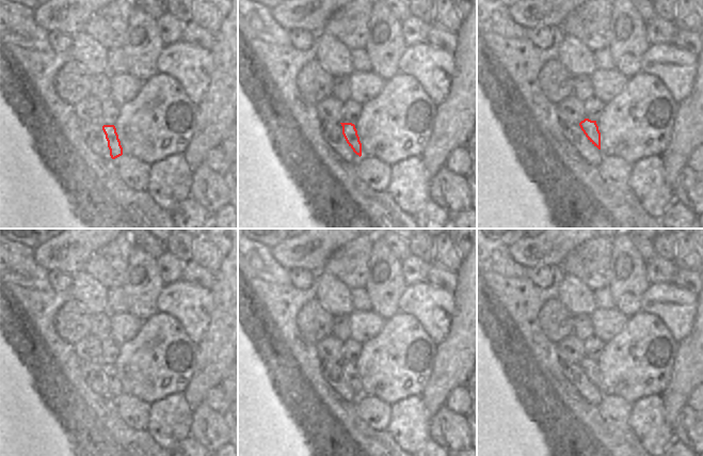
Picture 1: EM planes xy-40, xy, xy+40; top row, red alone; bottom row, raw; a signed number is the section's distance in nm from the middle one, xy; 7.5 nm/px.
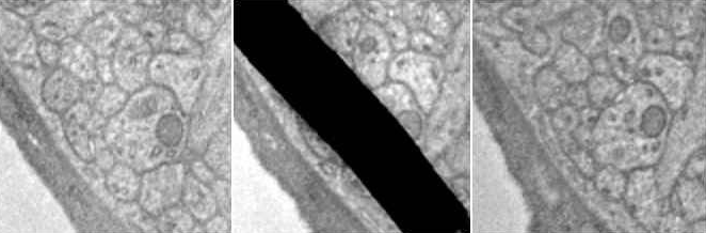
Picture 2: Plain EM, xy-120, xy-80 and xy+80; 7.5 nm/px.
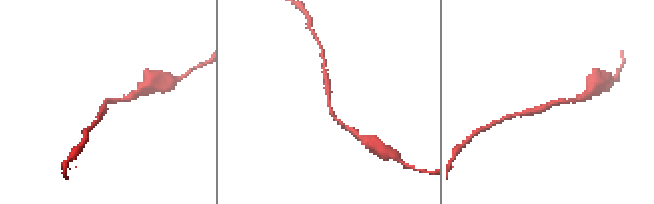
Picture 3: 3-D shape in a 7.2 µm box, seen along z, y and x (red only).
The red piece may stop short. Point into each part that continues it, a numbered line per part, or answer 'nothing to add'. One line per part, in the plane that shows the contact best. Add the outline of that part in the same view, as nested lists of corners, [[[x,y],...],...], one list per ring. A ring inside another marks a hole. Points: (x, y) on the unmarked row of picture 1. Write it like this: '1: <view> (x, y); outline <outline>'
nothing to add

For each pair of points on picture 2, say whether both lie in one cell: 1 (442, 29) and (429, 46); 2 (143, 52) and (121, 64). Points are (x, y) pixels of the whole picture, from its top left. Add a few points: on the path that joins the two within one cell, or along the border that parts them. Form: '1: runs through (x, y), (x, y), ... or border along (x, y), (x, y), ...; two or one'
1: border along (423, 29), (445, 44); two
2: runs through (138, 52), (126, 63); one

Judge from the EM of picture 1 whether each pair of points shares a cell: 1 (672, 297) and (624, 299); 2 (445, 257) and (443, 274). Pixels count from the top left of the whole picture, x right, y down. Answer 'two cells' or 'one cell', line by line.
1: two cells
2: two cells

